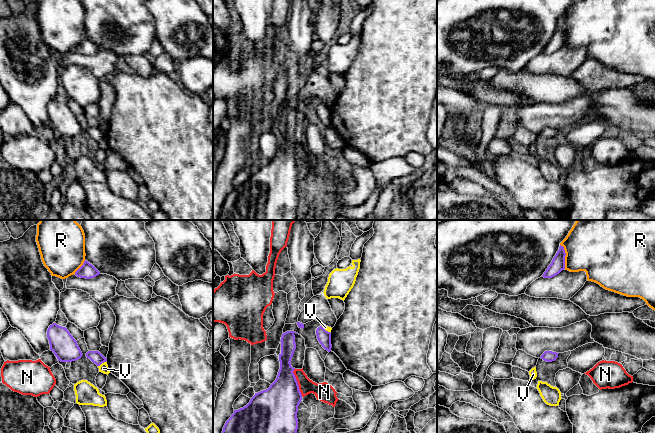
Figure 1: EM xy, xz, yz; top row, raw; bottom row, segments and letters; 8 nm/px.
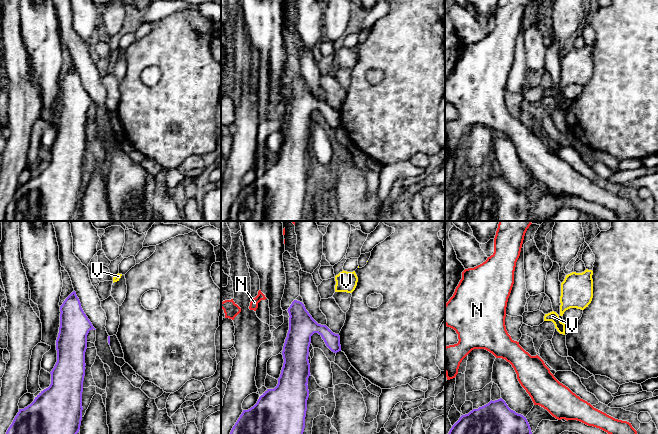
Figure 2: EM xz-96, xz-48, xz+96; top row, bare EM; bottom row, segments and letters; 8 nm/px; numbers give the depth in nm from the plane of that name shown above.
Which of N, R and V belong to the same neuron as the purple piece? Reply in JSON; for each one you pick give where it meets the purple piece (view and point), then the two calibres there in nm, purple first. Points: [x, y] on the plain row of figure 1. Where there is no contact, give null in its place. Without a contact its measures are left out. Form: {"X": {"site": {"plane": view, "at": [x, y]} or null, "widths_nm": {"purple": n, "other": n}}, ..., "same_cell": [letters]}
{"same_cell": []}

